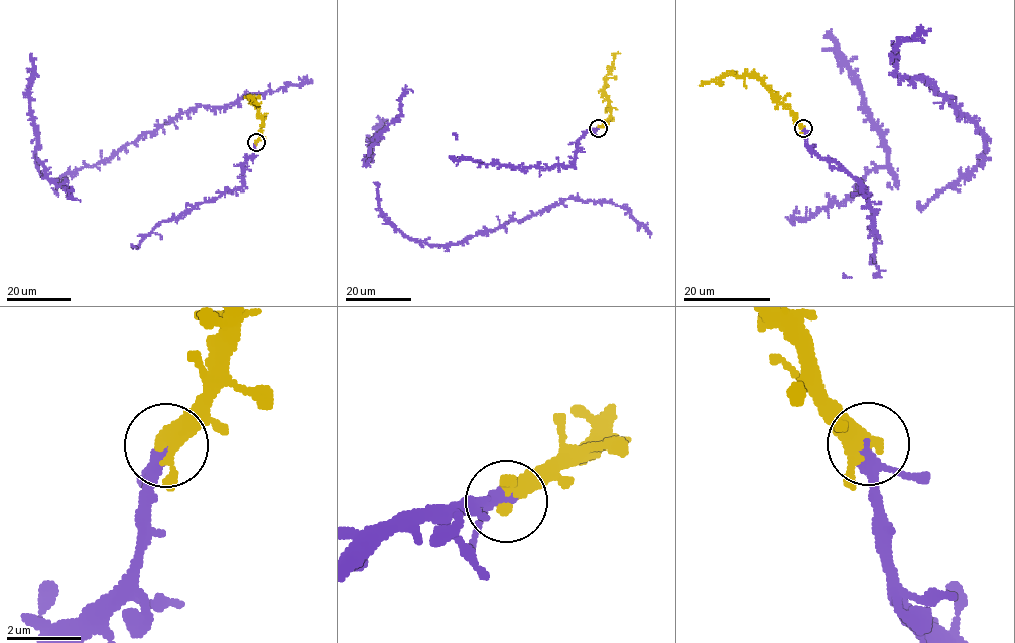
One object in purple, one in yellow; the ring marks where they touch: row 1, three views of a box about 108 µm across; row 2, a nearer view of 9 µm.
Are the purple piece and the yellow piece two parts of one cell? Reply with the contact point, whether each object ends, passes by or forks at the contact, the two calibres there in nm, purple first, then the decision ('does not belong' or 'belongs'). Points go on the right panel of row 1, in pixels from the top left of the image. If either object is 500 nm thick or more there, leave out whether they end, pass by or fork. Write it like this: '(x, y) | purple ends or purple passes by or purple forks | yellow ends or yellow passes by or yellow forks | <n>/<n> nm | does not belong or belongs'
(803, 128) | purple passes by | yellow passes by | 240/380 nm | belongs

